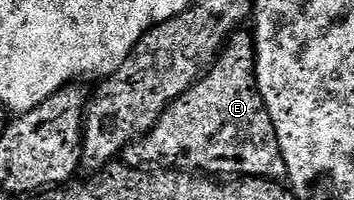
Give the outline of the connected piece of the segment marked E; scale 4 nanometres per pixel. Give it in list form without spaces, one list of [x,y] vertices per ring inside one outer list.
[[[248,35],[244,45],[236,49],[240,57],[217,57],[215,65],[195,81],[158,119],[153,129],[128,145],[122,154],[123,164],[137,167],[163,167],[165,169],[182,169],[189,173],[215,175],[220,179],[239,179],[242,177],[271,177],[280,179],[287,174],[288,168],[282,159],[278,147],[278,135],[270,119],[270,111],[258,91],[256,78],[256,38]]]

